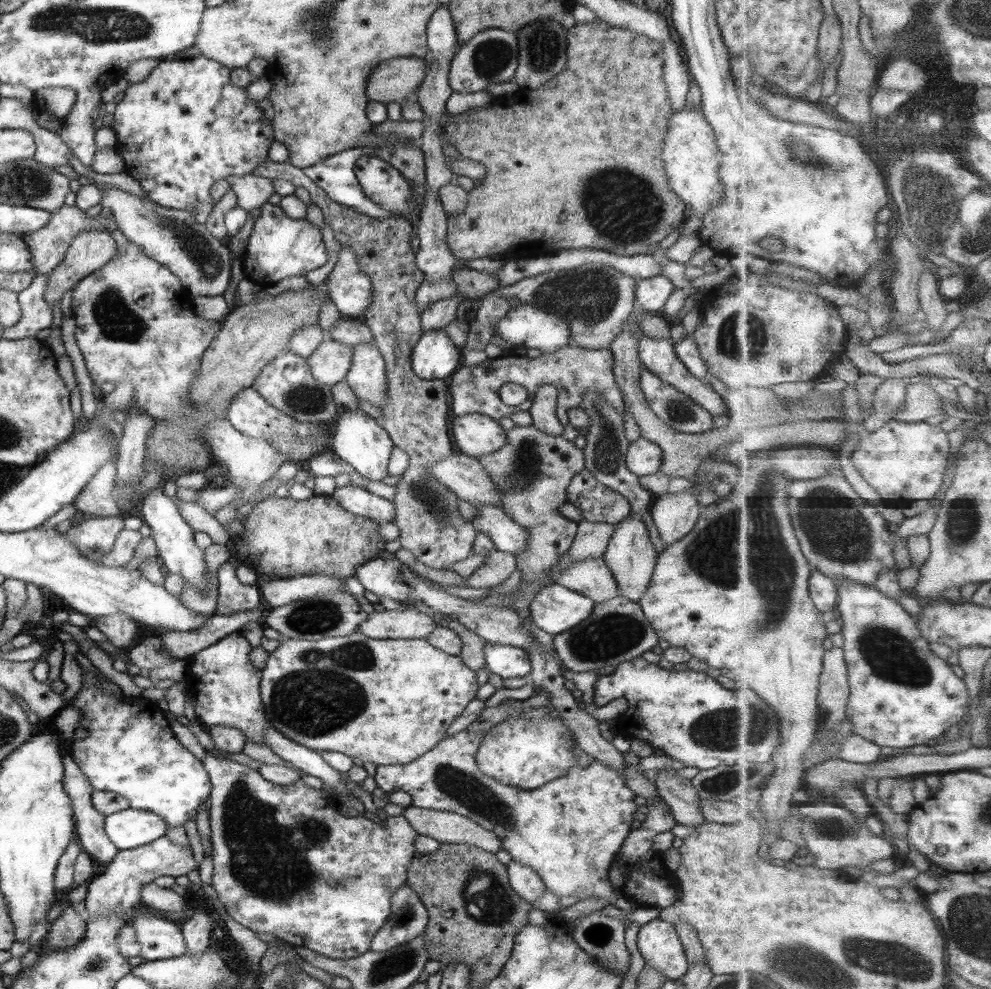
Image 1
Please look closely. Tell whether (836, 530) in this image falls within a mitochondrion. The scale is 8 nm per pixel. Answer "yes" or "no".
yes

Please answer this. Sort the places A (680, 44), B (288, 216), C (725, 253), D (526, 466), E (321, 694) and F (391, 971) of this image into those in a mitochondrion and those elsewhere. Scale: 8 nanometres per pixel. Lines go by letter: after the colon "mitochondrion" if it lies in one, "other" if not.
A: other
B: other
C: other
D: mitochondrion
E: mitochondrion
F: mitochondrion

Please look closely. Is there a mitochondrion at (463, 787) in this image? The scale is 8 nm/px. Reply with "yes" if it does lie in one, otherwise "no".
yes

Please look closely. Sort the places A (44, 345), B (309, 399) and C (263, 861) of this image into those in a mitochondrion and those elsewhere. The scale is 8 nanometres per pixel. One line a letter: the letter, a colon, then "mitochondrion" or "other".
A: other
B: mitochondrion
C: mitochondrion

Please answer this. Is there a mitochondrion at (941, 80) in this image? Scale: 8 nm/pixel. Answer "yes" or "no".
no

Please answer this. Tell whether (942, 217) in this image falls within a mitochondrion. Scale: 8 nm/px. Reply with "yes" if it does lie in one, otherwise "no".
yes

